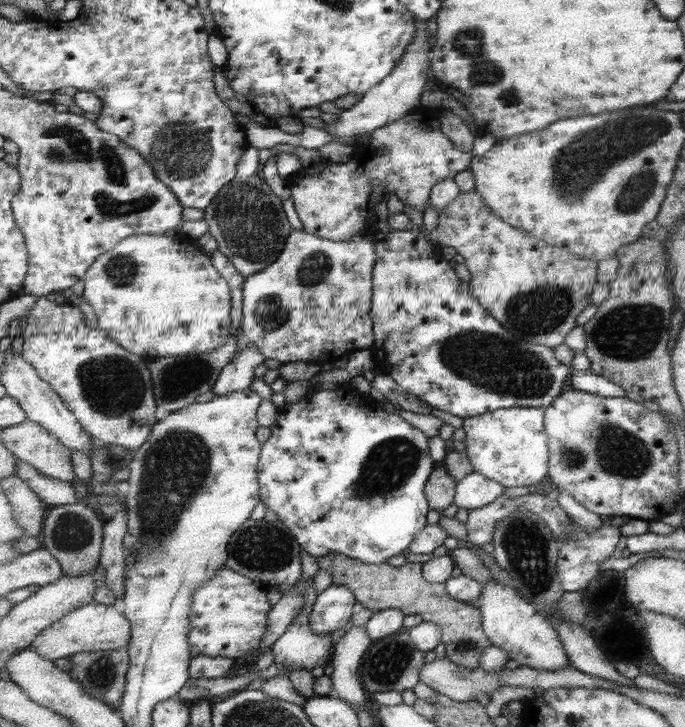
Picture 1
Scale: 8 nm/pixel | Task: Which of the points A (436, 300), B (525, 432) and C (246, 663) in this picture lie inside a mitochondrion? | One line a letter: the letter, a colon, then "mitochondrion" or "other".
A: other
B: other
C: other

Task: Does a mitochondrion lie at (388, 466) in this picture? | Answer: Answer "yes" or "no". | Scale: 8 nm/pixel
yes

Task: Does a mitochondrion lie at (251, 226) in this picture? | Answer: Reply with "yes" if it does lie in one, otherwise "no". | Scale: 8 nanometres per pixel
yes

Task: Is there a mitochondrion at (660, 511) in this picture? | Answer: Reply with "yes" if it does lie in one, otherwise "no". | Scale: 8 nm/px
no

